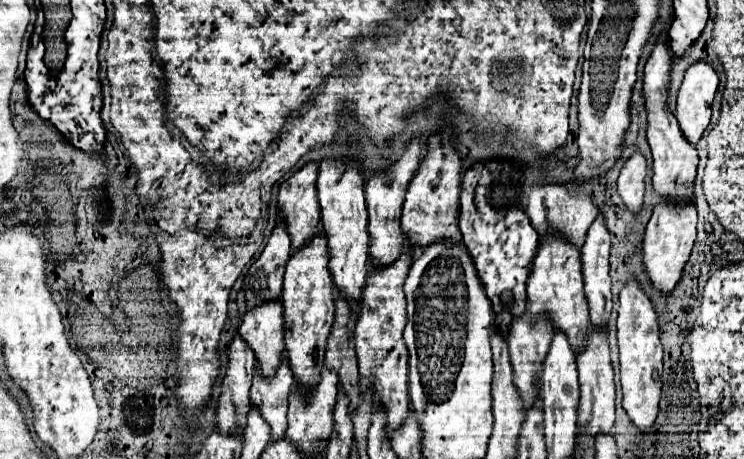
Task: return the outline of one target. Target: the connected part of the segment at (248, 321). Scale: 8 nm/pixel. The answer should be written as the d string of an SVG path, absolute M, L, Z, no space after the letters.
M278 300L262 304L252 312L246 312L238 334L252 348L256 356L256 368L266 380L276 374L284 352L284 320L282 304Z

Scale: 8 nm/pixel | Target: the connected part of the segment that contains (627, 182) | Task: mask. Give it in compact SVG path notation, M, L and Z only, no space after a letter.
M636 150L630 160L626 160L620 176L618 176L618 194L624 202L624 206L638 214L642 210L642 198L644 198L644 174L646 174L646 160Z

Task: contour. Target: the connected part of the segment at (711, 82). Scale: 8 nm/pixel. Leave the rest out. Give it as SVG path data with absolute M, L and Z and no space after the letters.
M696 62L686 70L682 88L678 92L676 120L684 138L690 144L698 144L704 130L710 124L712 102L718 88L718 76L706 62Z

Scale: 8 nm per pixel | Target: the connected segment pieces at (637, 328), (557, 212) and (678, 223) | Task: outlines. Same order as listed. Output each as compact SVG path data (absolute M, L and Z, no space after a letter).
M630 280L620 292L618 310L618 348L620 348L620 384L622 384L622 406L628 418L640 428L650 432L656 416L662 390L662 344L658 338L656 312L650 298L642 292L636 280Z
M536 184L530 192L530 202L526 208L526 214L530 218L532 228L536 232L548 232L548 228L556 228L556 232L564 232L568 240L576 242L576 248L582 248L584 236L588 228L592 226L592 220L598 216L598 210L594 208L592 200L588 198L586 192L582 192L580 186L576 184Z
M660 202L654 208L654 214L646 226L644 242L642 242L642 264L648 274L648 280L652 286L670 296L676 284L682 278L682 270L688 262L688 256L692 252L696 240L696 208L694 204L670 204Z

